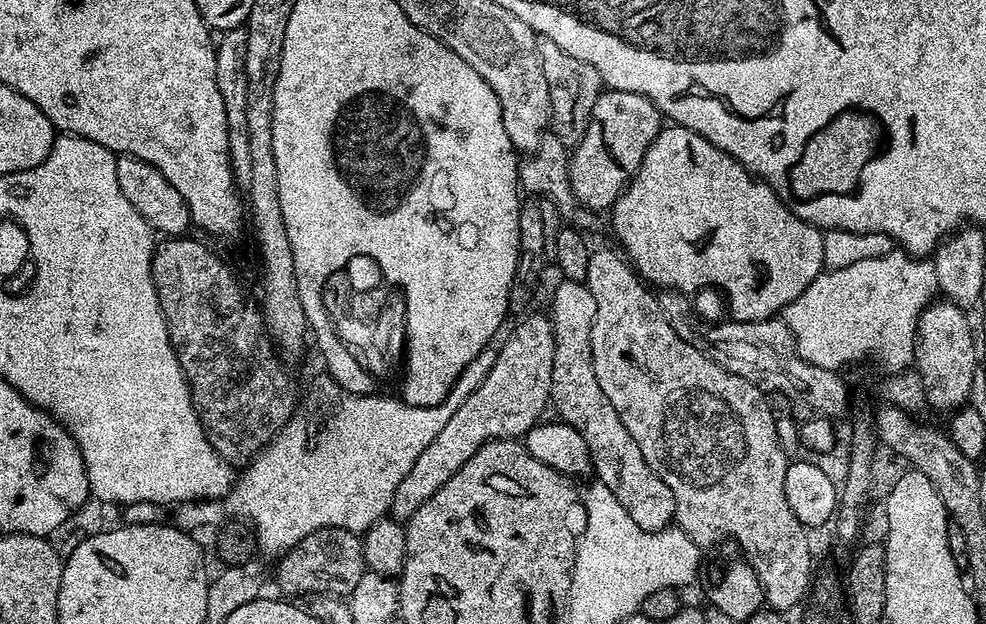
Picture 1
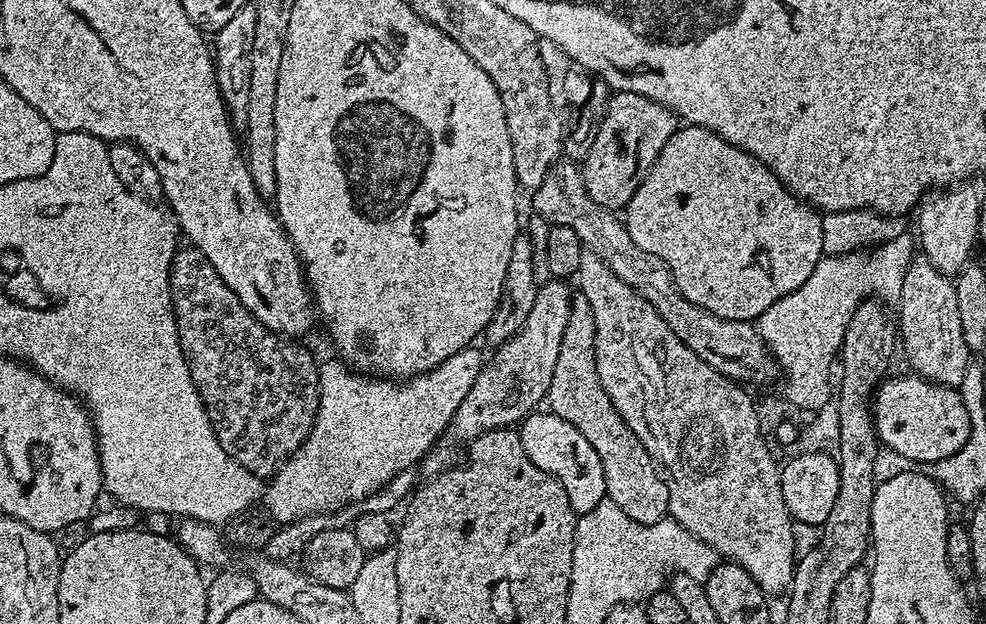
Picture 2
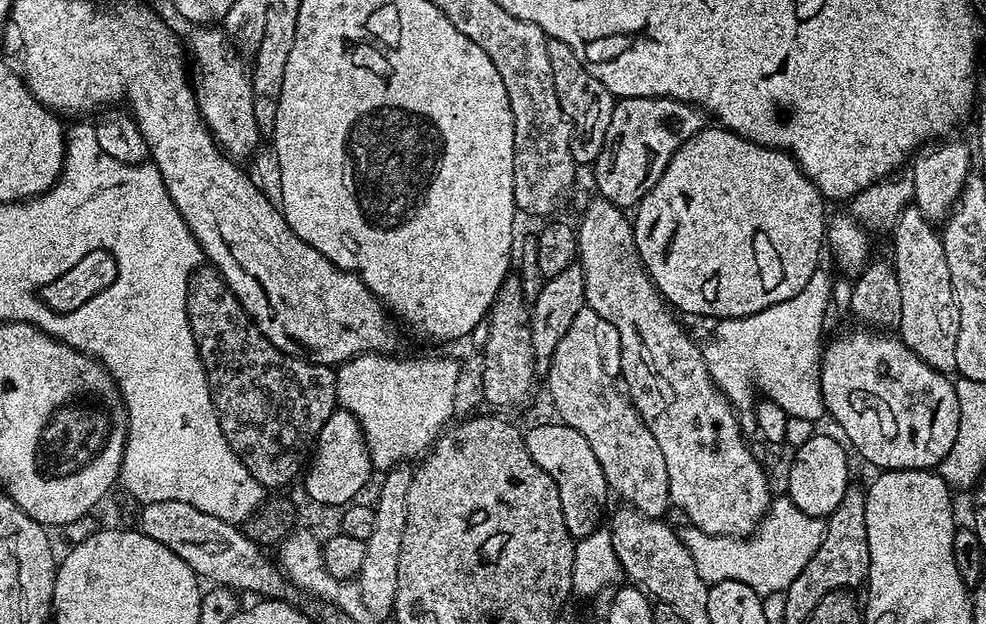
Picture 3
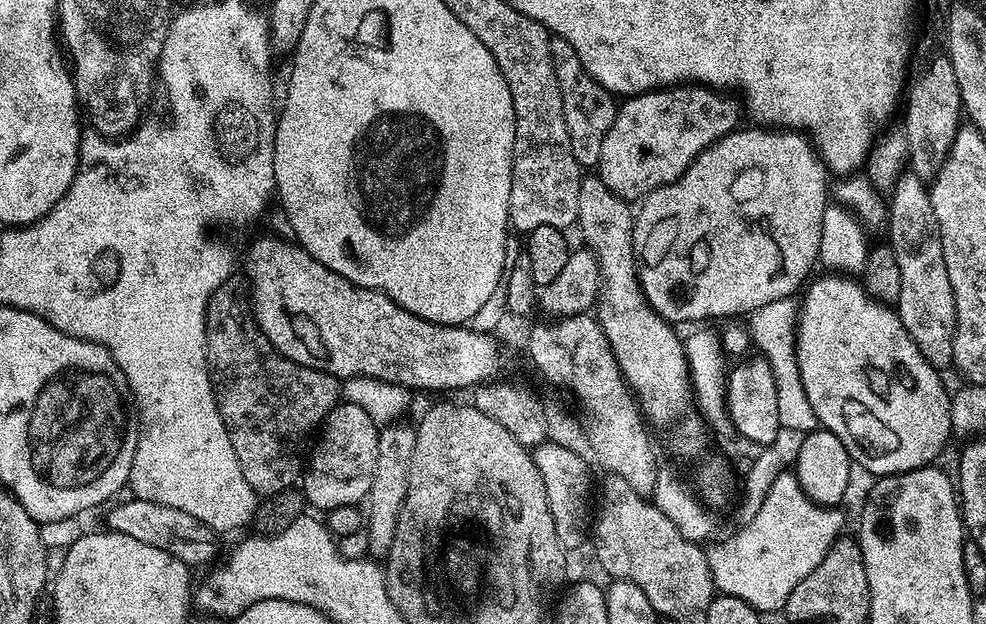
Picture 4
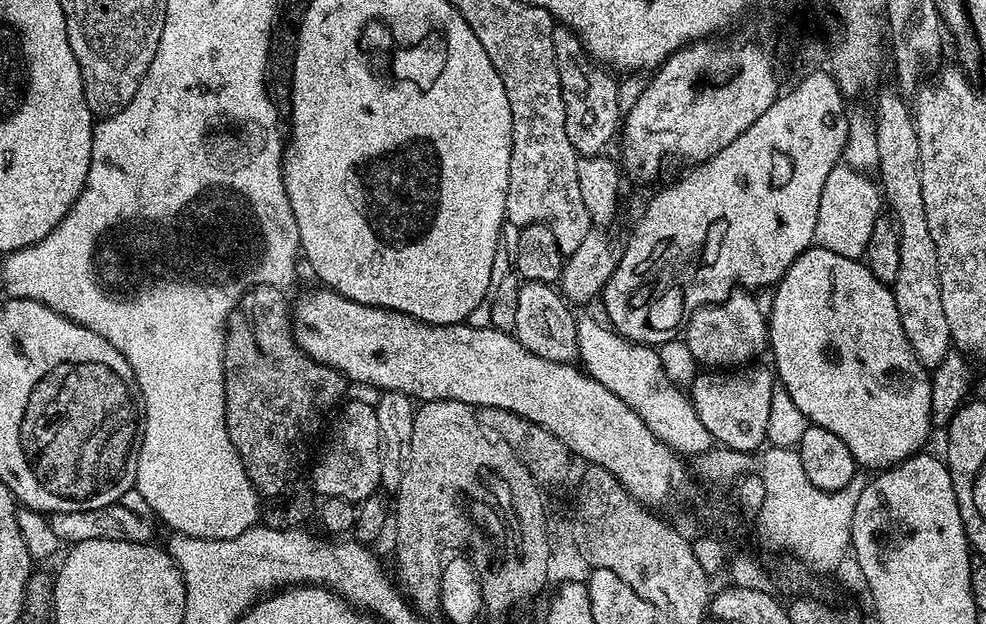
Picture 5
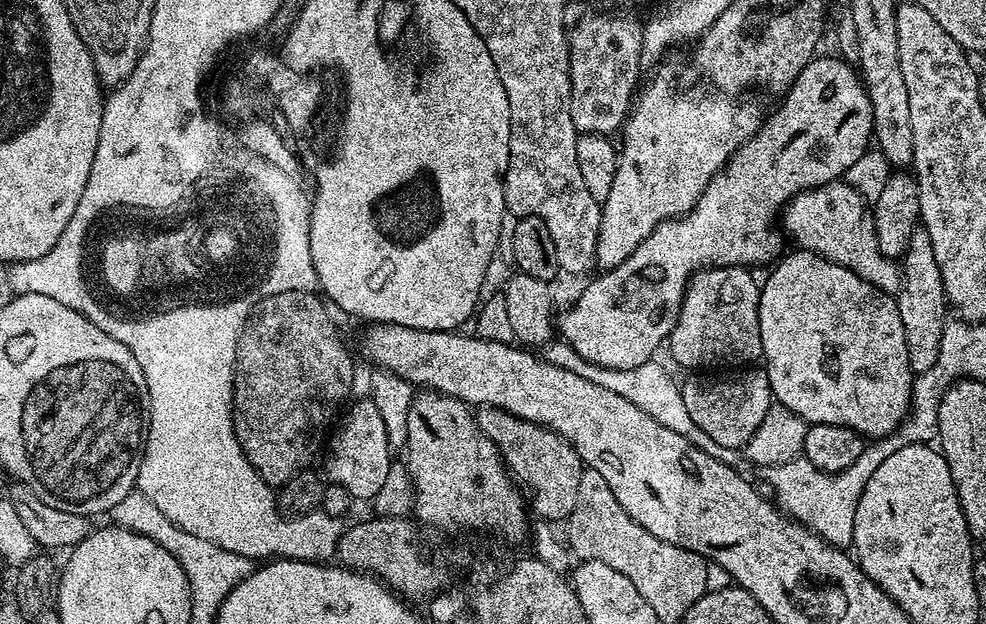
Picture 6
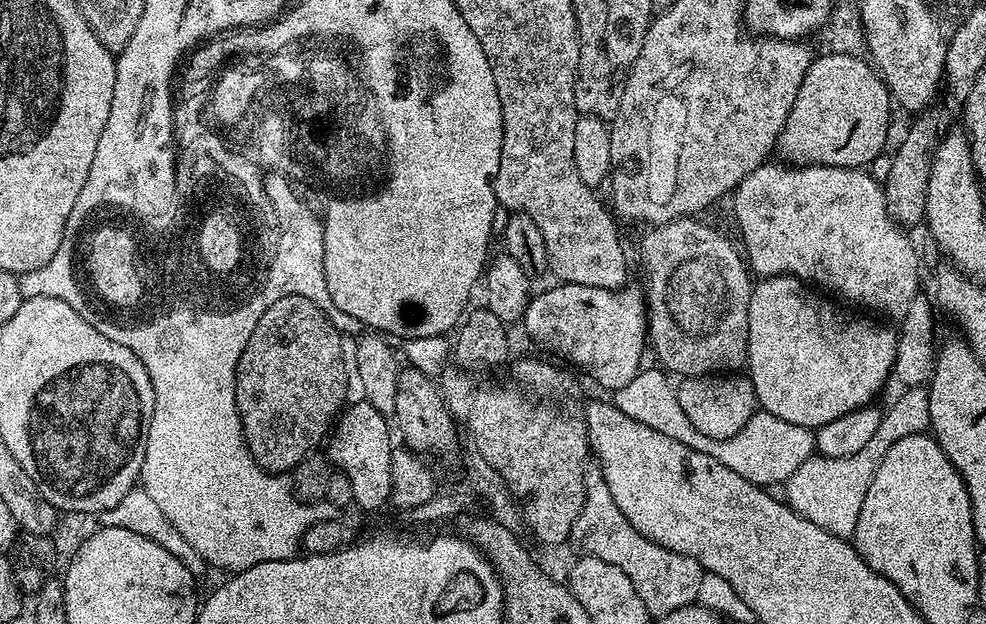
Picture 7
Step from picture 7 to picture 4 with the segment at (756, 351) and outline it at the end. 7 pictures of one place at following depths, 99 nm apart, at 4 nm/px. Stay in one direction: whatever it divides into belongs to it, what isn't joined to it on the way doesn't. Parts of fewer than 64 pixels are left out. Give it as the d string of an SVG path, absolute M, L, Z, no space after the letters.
M824 274L817 275L803 289L802 297L798 304L798 315L796 318L796 361L798 362L798 374L802 378L802 390L806 392L806 399L810 402L810 410L814 410L816 423L823 431L834 434L842 446L846 446L848 457L857 465L860 464L872 475L872 478L882 476L896 476L899 472L909 472L919 468L927 468L940 456L940 451L948 444L948 439L953 439L954 433L950 422L950 392L944 389L944 384L940 381L941 373L914 346L914 342L909 338L906 326L902 326L899 311L895 307L882 304L873 298L859 279L851 275Z

